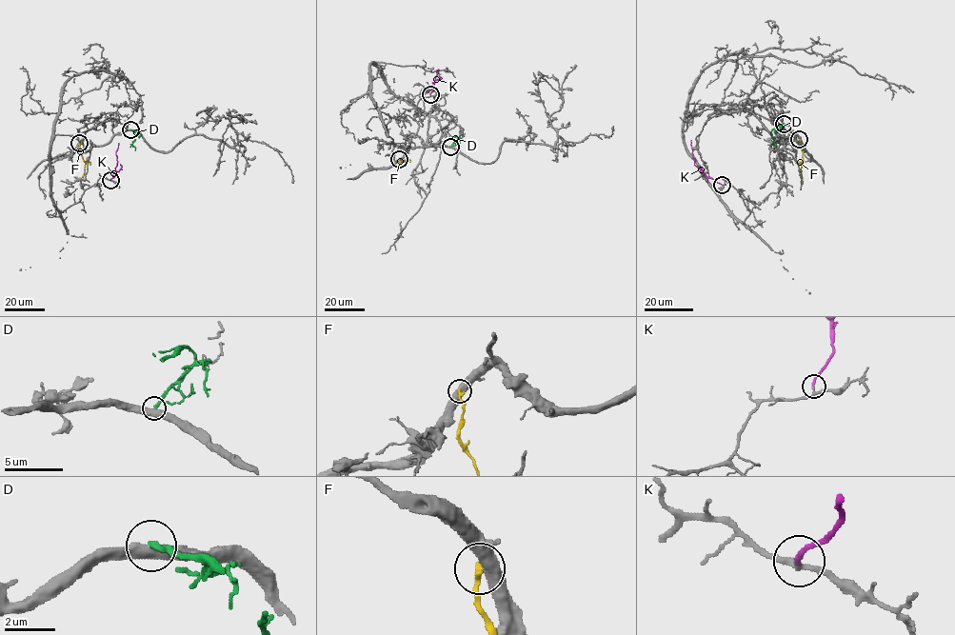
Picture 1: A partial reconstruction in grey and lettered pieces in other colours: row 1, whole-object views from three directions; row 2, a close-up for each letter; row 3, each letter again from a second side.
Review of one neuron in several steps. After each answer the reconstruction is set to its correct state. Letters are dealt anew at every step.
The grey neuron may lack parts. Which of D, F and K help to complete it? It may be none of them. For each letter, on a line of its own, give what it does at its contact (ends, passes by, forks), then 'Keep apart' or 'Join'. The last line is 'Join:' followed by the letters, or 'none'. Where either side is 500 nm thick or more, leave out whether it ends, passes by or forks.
D: It ends there. Keep apart
F: Keep apart
K: It ends there. Join
Join: K

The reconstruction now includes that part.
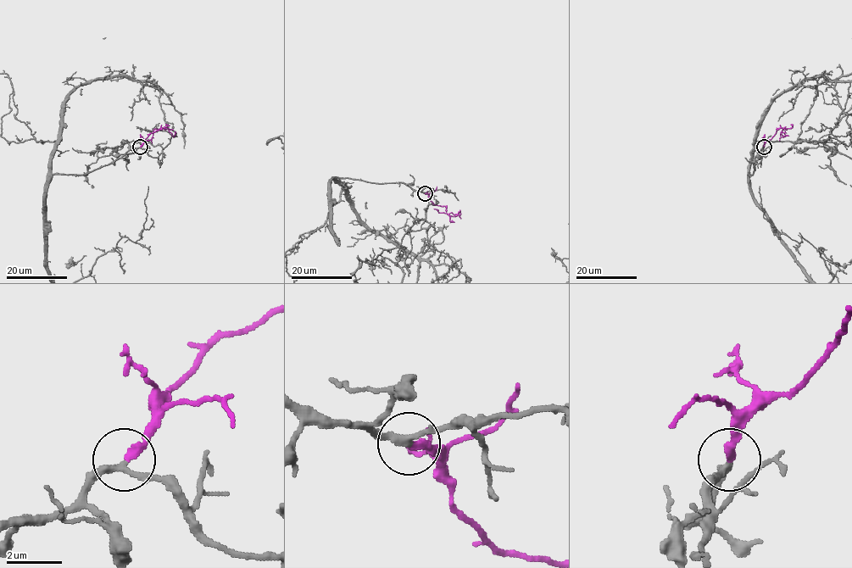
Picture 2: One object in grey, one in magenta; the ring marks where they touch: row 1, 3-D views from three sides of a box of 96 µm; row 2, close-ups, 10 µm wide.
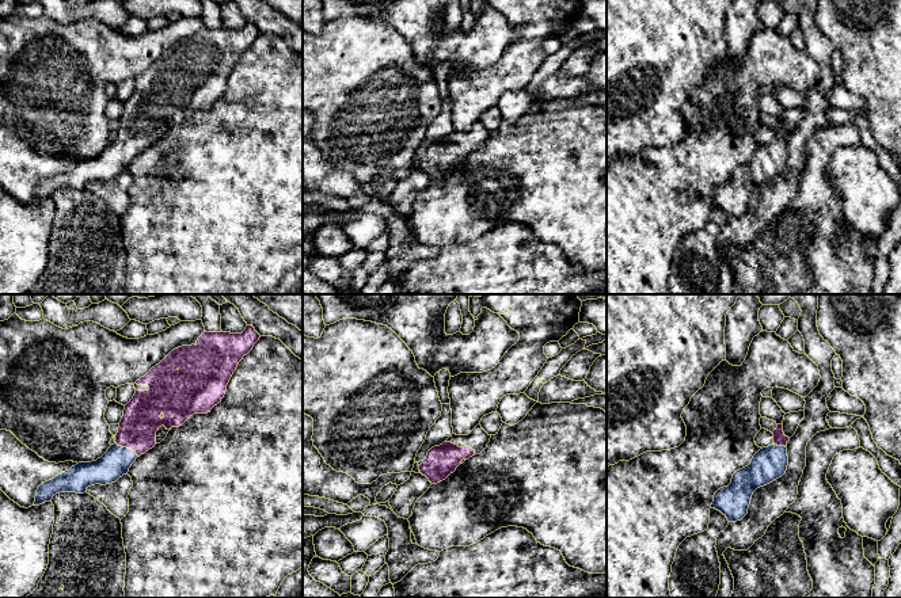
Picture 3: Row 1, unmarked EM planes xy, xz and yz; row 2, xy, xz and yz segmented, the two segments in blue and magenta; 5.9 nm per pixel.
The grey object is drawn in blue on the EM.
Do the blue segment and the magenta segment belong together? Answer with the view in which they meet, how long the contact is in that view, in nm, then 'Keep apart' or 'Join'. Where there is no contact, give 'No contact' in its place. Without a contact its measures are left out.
Touches blue in xy. Shared border 170 nm. Join

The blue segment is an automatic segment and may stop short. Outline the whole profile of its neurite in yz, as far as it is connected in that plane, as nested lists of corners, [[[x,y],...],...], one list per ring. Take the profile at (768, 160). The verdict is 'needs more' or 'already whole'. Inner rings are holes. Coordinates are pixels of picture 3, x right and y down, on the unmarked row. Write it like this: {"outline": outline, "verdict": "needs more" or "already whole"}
{"outline": [[[783,121],[772,127],[773,140],[760,145],[750,160],[733,171],[727,183],[718,186],[714,191],[711,205],[721,207],[729,218],[741,217],[750,201],[753,188],[773,176],[782,174],[788,161],[787,138]]], "verdict": "needs more"}

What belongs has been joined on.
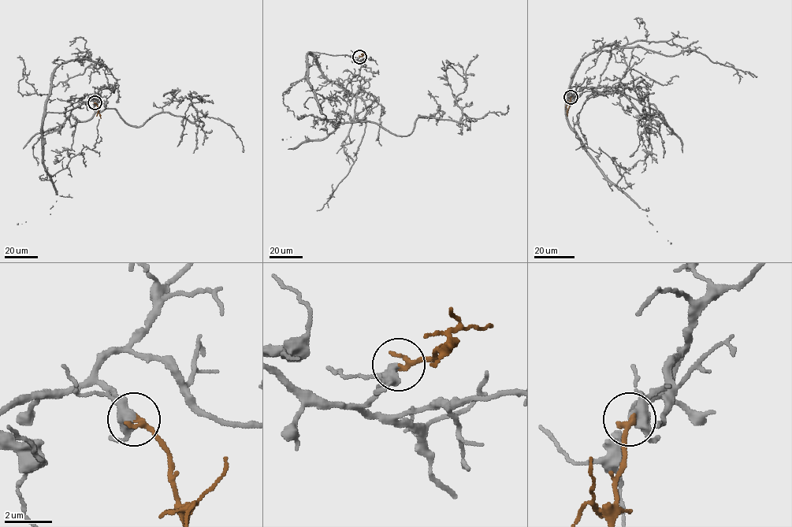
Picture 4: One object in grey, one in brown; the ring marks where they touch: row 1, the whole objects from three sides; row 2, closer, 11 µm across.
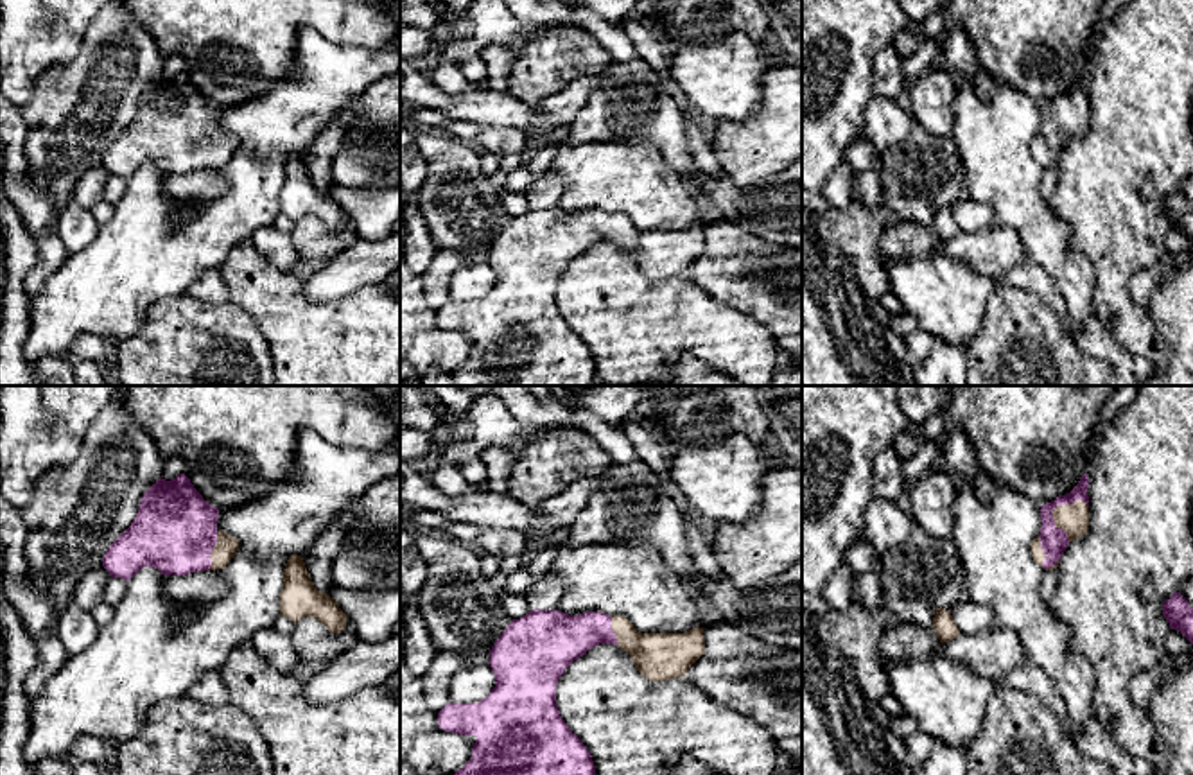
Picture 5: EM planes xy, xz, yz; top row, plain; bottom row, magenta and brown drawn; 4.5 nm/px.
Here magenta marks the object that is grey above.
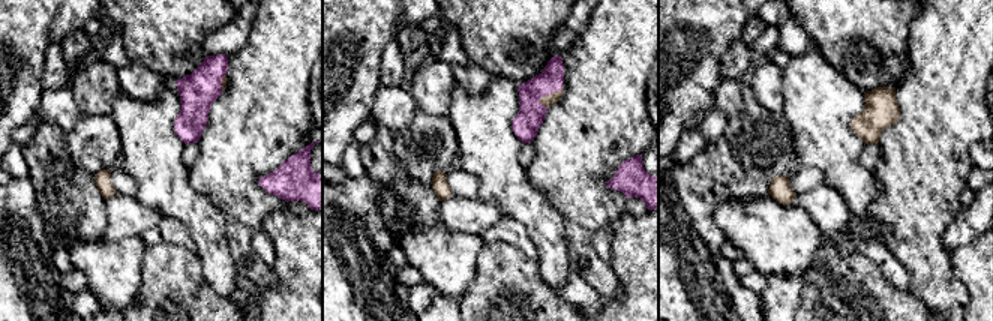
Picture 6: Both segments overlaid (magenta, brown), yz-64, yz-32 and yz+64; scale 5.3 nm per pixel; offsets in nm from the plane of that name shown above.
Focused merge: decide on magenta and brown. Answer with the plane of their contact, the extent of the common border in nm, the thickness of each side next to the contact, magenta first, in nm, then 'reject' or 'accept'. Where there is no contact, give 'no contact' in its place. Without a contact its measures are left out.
meets magenta in yz; contact 200 nm long; 130 nm thick on the magenta side, 140 nm on the other; accept

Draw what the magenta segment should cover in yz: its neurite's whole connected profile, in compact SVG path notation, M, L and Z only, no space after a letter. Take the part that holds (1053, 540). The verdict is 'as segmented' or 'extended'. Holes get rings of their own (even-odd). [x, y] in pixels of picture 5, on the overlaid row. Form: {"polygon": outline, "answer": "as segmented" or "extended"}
{"polygon": "M1084 474L1078 484L1066 495L1041 506L1041 535L1032 542L1033 562L1044 570L1058 567L1066 547L1089 529L1089 477Z", "answer": "extended"}

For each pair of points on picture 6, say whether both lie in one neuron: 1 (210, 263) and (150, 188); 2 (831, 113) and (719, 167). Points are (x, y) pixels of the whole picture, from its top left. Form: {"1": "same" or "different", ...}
{"1": "same", "2": "different"}

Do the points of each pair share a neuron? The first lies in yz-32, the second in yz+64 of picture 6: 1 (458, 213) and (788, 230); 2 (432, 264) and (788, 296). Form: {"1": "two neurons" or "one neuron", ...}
{"1": "two neurons", "2": "two neurons"}

